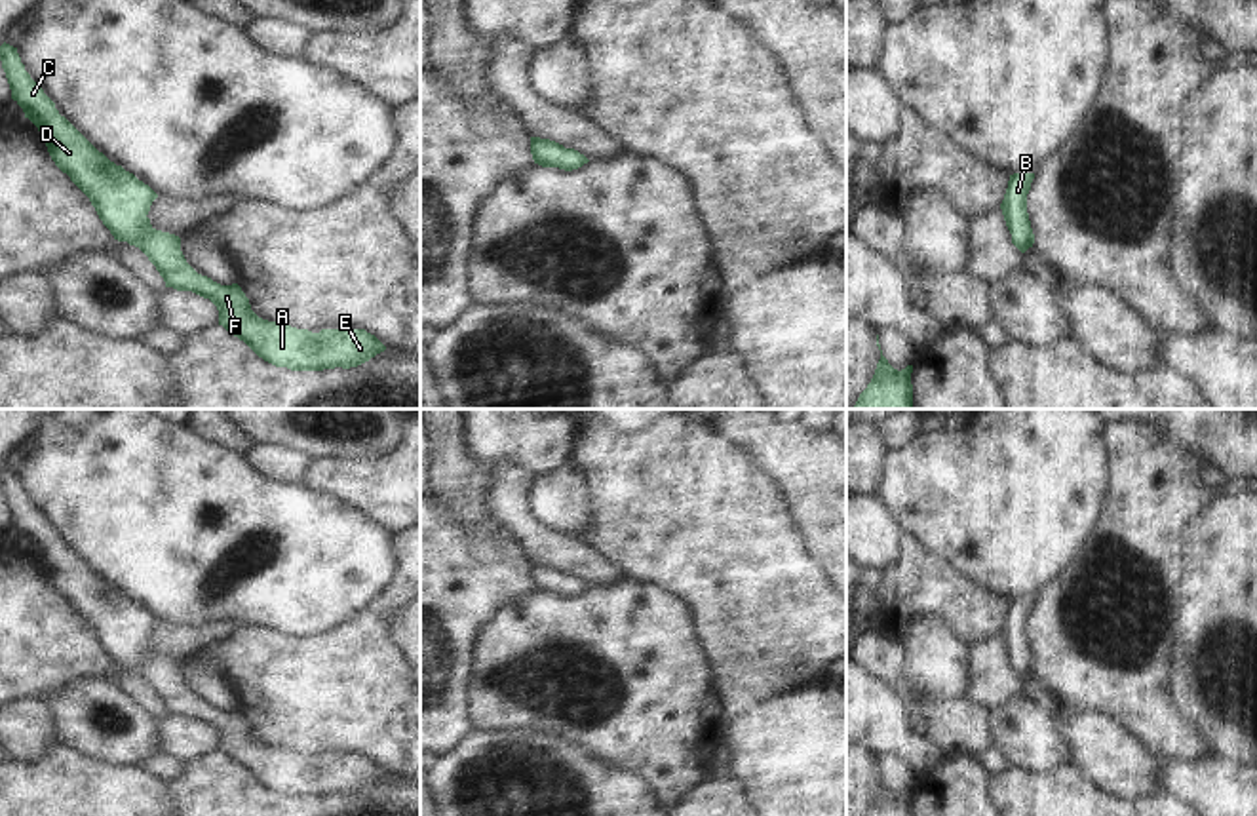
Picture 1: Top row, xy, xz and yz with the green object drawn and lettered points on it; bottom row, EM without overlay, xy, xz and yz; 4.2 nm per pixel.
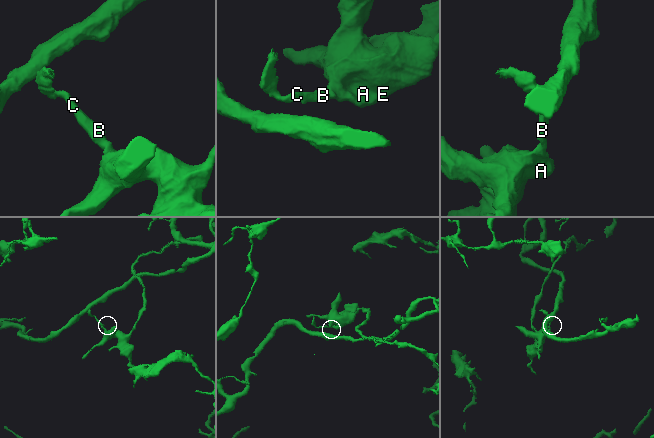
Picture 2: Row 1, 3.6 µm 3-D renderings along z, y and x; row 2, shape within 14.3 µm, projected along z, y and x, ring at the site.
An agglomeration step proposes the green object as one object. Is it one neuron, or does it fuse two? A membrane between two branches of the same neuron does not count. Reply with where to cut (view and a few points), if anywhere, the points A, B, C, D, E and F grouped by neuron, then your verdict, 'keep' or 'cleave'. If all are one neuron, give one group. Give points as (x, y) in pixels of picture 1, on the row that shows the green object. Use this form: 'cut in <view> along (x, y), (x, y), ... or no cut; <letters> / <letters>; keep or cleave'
no cut; A B C D E F; keep

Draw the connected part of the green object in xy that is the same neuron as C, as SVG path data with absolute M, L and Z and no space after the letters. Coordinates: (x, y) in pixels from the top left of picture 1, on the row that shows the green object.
M0 46L11 99L40 131L55 165L89 198L114 240L139 247L156 266L165 287L192 291L219 310L219 325L243 340L259 358L291 371L358 367L386 346L365 329L312 333L259 318L238 283L221 285L198 274L181 251L181 238L156 230L146 217L158 194L99 152L30 78L17 48Z

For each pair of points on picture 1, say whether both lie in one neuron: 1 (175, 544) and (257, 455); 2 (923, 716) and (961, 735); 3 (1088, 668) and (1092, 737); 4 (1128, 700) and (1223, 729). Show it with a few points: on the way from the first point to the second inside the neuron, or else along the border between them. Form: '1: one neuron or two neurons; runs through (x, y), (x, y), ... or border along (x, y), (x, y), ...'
1: two neurons; border along (244, 455), (261, 474), (290, 485)
2: one neuron; runs through (932, 719), (951, 725)
3: two neurons; border along (1071, 712), (1103, 712), (1130, 733)
4: two neurons; border along (1172, 674), (1174, 706), (1212, 752)

